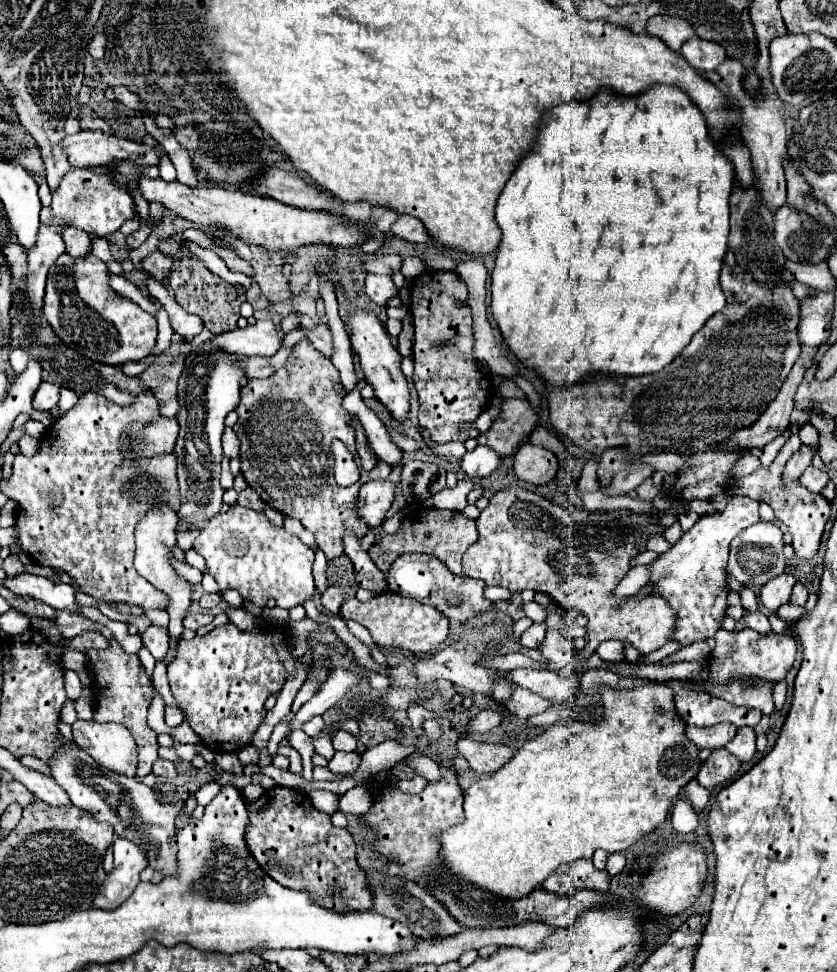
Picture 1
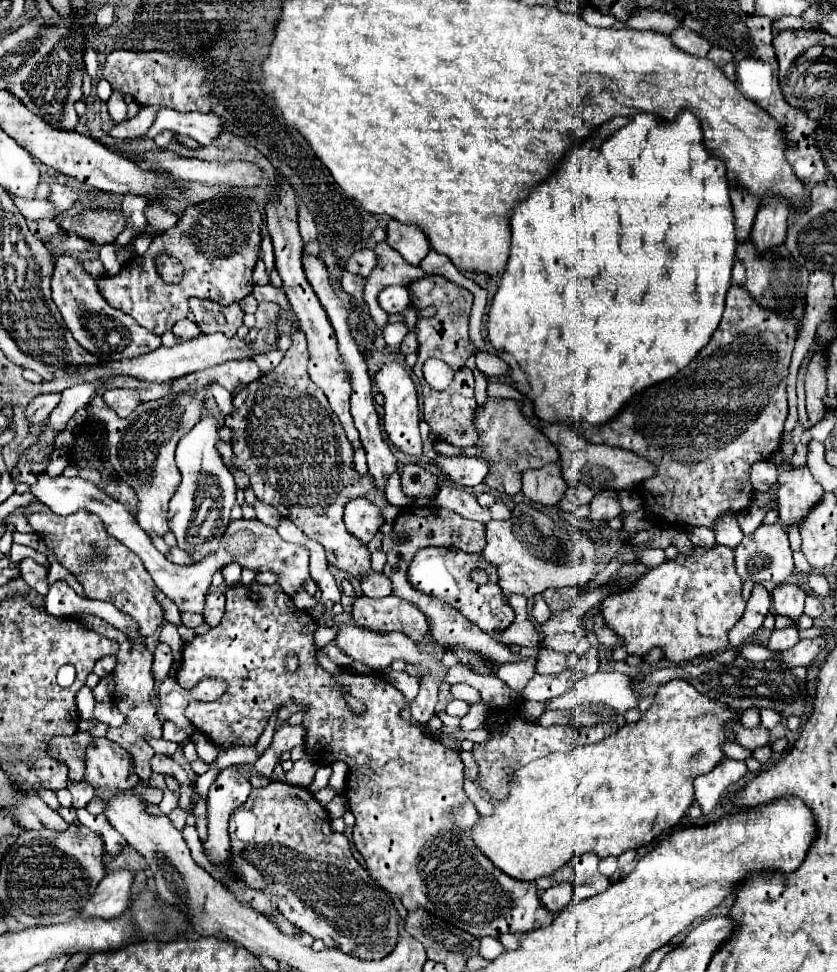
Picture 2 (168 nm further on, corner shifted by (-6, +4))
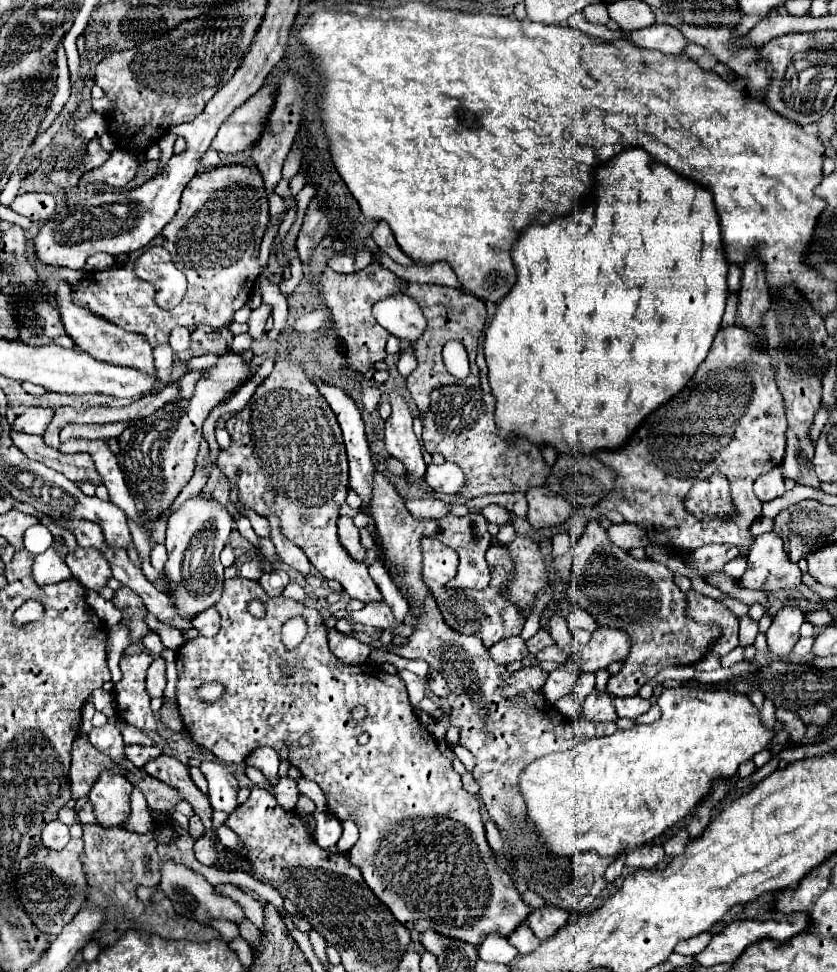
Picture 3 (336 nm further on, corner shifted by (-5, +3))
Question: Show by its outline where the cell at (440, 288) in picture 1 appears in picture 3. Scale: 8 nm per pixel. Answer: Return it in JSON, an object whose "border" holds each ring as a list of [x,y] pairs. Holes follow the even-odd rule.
{"border":[[[410,283],[406,293],[420,305],[424,317],[426,317],[426,329],[424,333],[418,337],[418,341],[414,343],[414,355],[418,361],[418,367],[414,369],[412,375],[408,375],[408,389],[412,393],[414,403],[418,405],[420,411],[428,411],[430,409],[430,393],[442,385],[464,385],[464,387],[478,387],[478,367],[474,363],[476,359],[476,349],[478,349],[478,337],[480,331],[484,329],[486,323],[486,305],[482,299],[474,297],[472,293],[466,293],[462,289],[452,289],[452,287],[444,287],[444,285],[424,285],[424,283]],[[446,341],[462,341],[462,345],[468,351],[468,359],[470,359],[470,375],[464,381],[454,379],[442,361],[442,347]]]}

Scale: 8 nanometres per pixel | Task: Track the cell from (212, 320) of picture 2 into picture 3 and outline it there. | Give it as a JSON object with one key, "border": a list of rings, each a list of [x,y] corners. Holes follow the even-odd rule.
{"border":[[[198,325],[196,331],[192,333],[192,343],[190,349],[194,351],[192,355],[204,355],[204,353],[226,353],[232,345],[232,331],[230,327],[220,327],[212,329],[210,325]]]}

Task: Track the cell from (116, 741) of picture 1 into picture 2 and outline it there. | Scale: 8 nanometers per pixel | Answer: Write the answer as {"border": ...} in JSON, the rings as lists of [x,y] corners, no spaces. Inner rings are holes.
{"border":[[[95,738],[91,742],[91,746],[87,748],[87,772],[85,772],[85,780],[95,788],[99,790],[99,796],[101,798],[109,798],[109,796],[117,796],[129,788],[133,788],[139,778],[135,774],[135,768],[127,756],[127,750],[121,748],[119,744],[107,740],[107,738]]]}

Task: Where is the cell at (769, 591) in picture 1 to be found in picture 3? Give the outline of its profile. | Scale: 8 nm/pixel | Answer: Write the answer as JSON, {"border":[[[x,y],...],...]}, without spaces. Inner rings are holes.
{"border":[[[786,603],[774,615],[770,629],[766,631],[768,647],[776,657],[790,657],[792,645],[800,639],[800,625],[804,623],[804,611],[796,603]]]}

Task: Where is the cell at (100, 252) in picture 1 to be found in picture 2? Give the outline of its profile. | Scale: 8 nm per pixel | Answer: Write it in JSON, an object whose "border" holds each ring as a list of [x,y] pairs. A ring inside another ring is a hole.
{"border":[[[12,196],[12,199],[27,221],[56,217],[55,207],[48,200],[26,200],[16,196]]]}

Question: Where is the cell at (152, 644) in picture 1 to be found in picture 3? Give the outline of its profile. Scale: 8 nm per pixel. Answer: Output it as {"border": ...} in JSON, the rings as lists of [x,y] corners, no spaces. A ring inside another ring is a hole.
{"border":[[[162,657],[154,659],[150,669],[148,669],[148,677],[146,677],[146,691],[150,697],[162,697],[162,691],[166,687],[166,663]]]}

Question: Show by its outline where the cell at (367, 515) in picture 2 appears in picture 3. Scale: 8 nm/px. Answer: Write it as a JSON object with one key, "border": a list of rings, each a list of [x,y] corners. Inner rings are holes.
{"border":[[[340,517],[338,519],[338,537],[340,543],[348,549],[348,553],[352,553],[352,557],[356,557],[358,561],[366,559],[366,549],[360,545],[360,531],[354,525],[352,517]]]}

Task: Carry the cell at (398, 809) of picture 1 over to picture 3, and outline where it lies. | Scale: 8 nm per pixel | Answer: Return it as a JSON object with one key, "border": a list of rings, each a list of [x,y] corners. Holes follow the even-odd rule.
{"border":[[[244,577],[226,579],[216,609],[222,619],[220,631],[214,637],[200,635],[192,639],[176,653],[176,701],[186,725],[184,729],[190,733],[192,741],[210,749],[218,759],[230,763],[244,761],[256,747],[272,745],[280,753],[280,759],[288,759],[300,769],[302,777],[316,781],[326,795],[328,813],[340,821],[352,819],[358,825],[360,839],[352,847],[350,861],[362,871],[366,885],[372,887],[376,897],[388,905],[406,929],[416,929],[418,933],[434,929],[436,933],[462,939],[472,945],[480,945],[490,933],[510,937],[516,927],[528,919],[532,907],[522,899],[512,877],[496,863],[496,857],[486,841],[476,795],[462,787],[452,761],[440,753],[434,735],[430,735],[420,725],[416,713],[412,713],[404,681],[374,663],[340,663],[328,649],[328,629],[320,613],[284,595],[270,597],[258,581]],[[252,597],[260,597],[264,601],[264,619],[256,619],[248,613],[246,605]],[[294,615],[306,619],[308,633],[294,651],[288,651],[280,641],[280,629]],[[282,661],[290,663],[290,677],[282,675]],[[206,681],[220,681],[226,687],[224,695],[216,703],[204,703],[196,695],[196,689]],[[356,705],[364,705],[368,709],[362,723],[354,723],[350,719],[350,711]],[[302,735],[312,739],[306,747],[300,745]]]}

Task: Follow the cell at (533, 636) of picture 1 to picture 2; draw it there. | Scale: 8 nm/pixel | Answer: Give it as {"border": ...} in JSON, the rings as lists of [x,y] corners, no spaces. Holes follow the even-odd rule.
{"border":[[[509,598],[513,610],[517,612],[517,618],[515,622],[501,634],[501,642],[505,646],[511,646],[511,644],[517,644],[517,646],[539,646],[539,632],[535,630],[533,622],[529,620],[527,616],[527,610],[525,610],[525,602],[517,600],[517,598]]]}

